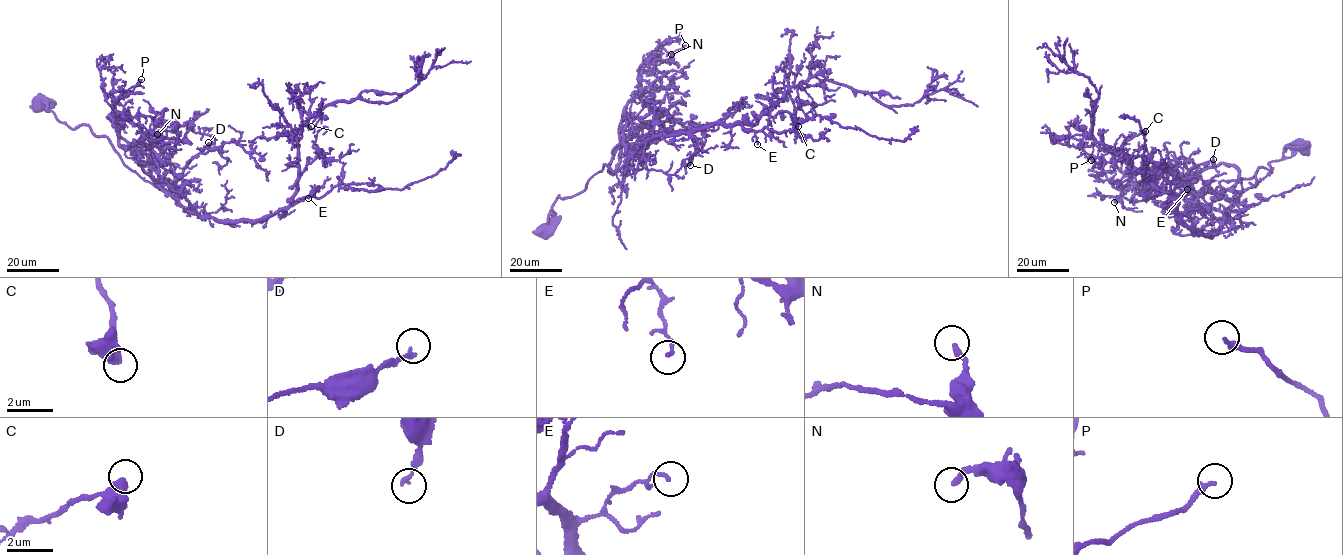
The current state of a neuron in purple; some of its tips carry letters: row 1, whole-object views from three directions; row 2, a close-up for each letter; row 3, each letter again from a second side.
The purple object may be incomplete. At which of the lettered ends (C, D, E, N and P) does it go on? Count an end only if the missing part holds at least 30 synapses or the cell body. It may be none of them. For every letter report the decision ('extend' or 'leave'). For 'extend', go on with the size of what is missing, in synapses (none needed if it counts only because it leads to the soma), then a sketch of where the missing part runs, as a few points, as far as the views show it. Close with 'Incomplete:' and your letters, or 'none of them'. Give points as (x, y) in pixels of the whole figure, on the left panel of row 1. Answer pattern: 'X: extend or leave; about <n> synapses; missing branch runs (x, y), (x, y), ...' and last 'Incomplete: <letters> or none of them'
C: leave
D: leave
E: leave
N: leave
P: leave
Incomplete: none of them

